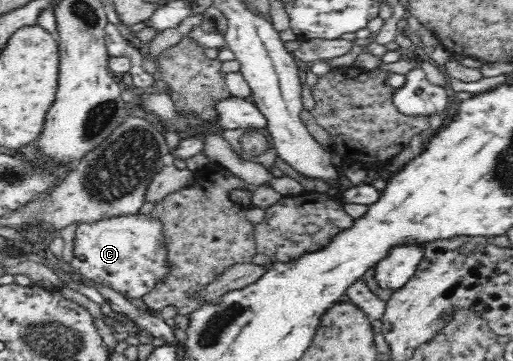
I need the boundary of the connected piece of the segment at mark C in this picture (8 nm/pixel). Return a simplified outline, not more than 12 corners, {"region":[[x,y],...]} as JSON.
{"region":[[160,220],[80,224],[75,274],[139,301],[168,273]]}

